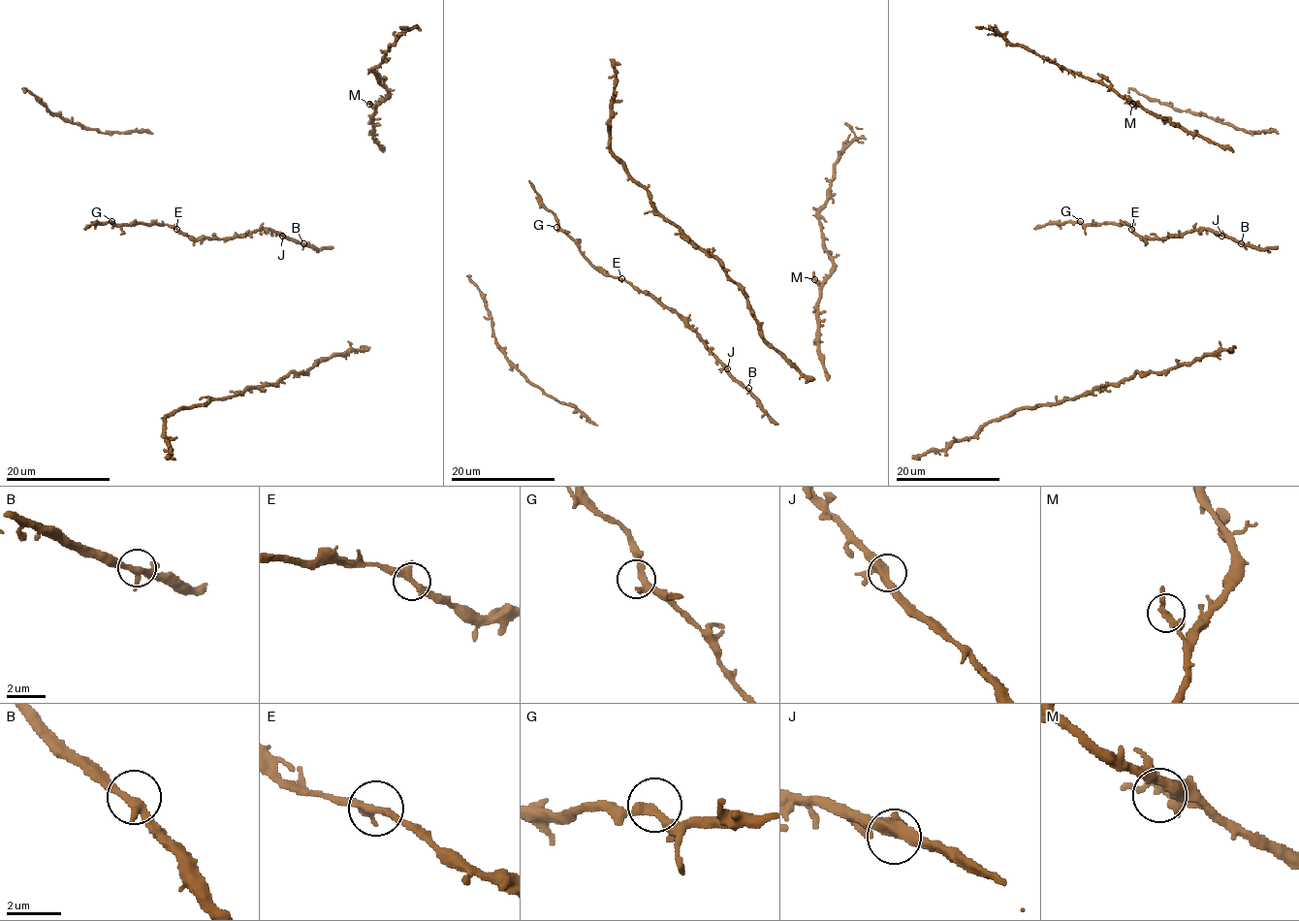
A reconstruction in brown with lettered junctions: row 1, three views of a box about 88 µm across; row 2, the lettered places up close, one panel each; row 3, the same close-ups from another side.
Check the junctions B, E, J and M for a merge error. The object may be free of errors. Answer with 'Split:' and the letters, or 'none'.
Split: none

